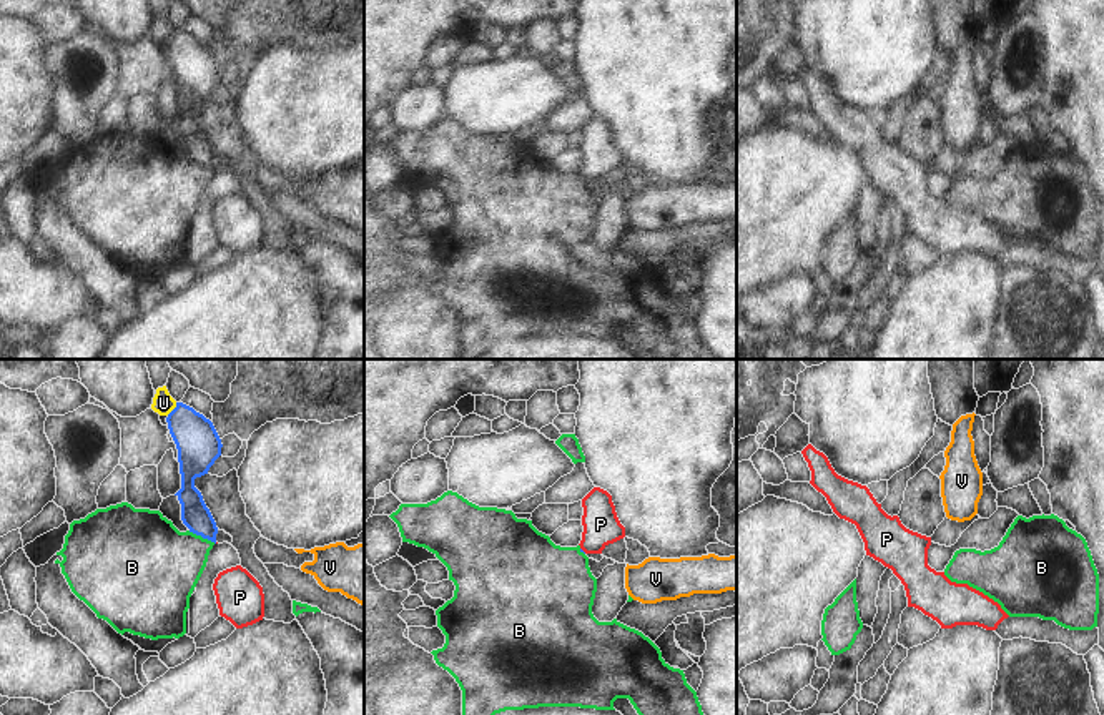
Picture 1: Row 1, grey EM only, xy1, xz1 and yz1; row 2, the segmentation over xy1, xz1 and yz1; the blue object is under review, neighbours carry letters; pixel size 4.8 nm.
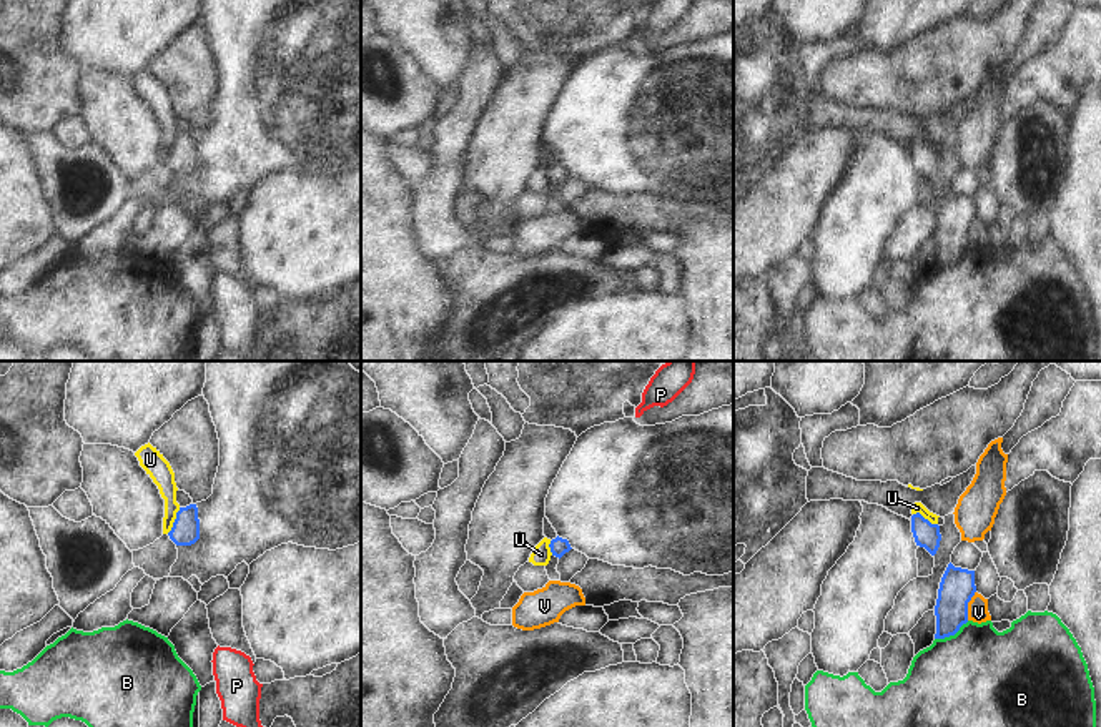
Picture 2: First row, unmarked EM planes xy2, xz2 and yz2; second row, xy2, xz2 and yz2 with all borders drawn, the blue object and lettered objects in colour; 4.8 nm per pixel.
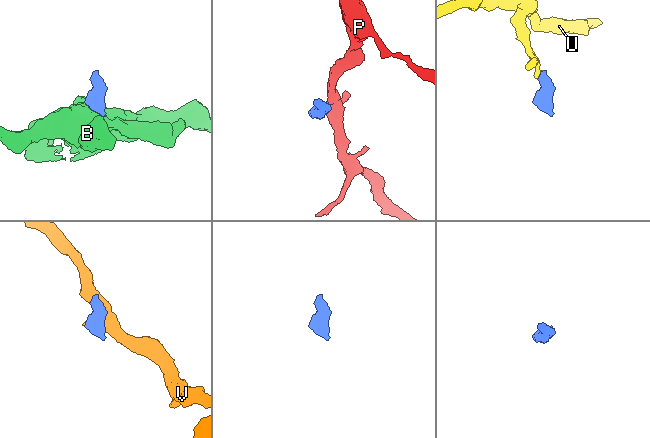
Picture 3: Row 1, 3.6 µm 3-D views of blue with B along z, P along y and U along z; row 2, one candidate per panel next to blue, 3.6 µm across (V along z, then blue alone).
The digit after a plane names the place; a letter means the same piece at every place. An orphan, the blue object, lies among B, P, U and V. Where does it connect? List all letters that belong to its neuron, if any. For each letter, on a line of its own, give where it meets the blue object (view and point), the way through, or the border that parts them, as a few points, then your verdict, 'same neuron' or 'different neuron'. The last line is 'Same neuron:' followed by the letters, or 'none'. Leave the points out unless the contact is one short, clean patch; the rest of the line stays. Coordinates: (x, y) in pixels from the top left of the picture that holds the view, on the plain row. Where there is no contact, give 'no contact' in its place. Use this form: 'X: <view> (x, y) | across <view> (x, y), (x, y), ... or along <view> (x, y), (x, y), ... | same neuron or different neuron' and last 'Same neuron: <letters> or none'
B: yz2 (952, 262) | along yz2 (968, 248), (953, 262), (935, 267) | different neuron
P: xz1 (582, 178) | across xz1 (581, 177), (582, 178), (594, 167), (601, 152) | same neuron
U: xy2 (175, 148) | along xy2 (180, 135), (173, 153), (167, 160) | different neuron
V: yz2 (967, 233) | different neuron
Same neuron: P

